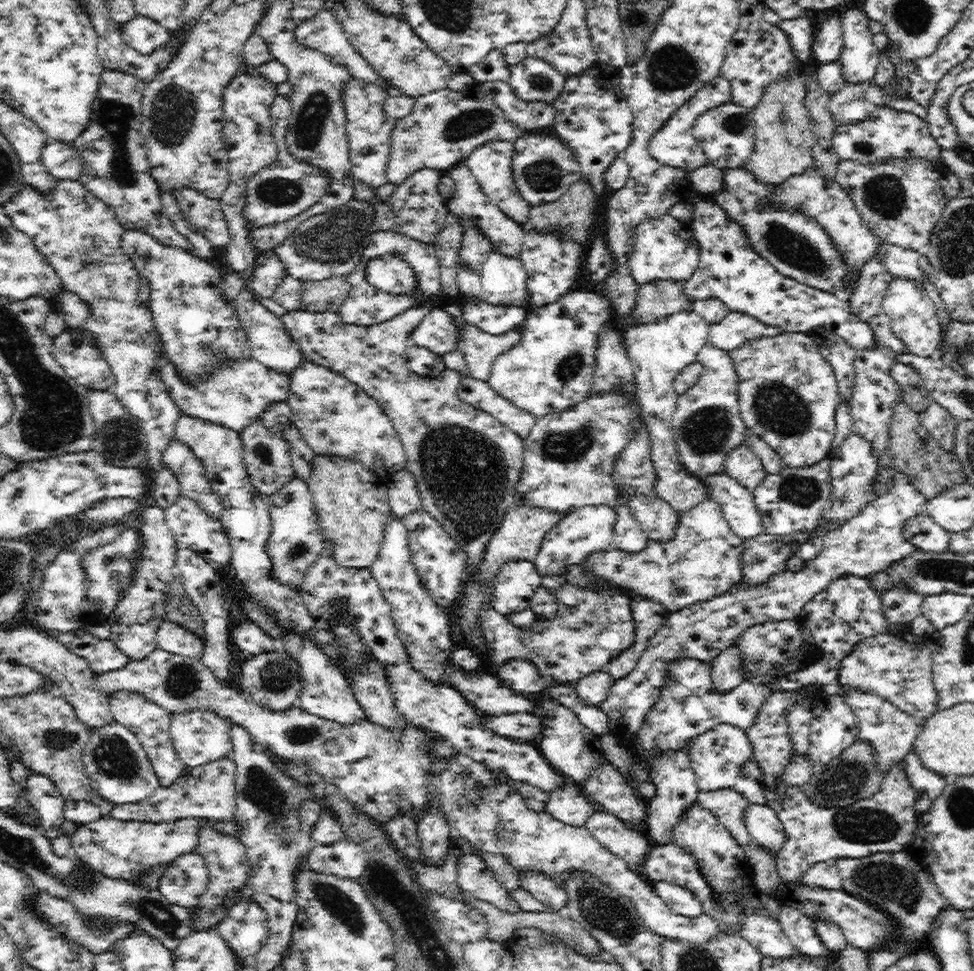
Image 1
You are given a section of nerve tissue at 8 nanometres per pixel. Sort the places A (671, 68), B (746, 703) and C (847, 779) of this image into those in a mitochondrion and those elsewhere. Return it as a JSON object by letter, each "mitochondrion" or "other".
{"A":"mitochondrion","B":"mitochondrion","C":"mitochondrion"}

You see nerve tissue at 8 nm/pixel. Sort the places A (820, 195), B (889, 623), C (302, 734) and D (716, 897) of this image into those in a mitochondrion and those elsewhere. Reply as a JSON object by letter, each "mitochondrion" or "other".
{"A":"other","B":"other","C":"mitochondrion","D":"other"}

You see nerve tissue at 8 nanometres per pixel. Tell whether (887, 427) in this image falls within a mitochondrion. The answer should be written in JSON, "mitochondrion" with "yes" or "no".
{"mitochondrion":"no"}

